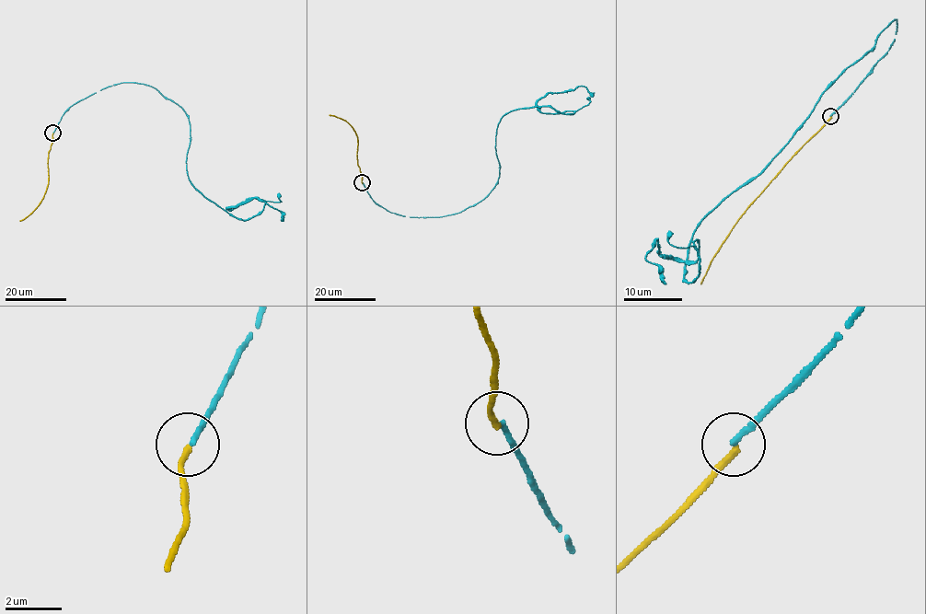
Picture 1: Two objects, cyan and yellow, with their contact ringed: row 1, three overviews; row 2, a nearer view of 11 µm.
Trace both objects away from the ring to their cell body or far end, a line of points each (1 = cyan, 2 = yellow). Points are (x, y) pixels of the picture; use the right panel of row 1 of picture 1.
1: (830, 116), (893, 44), (896, 19), (760, 173), (699, 224), (686, 263), (654, 241), (646, 259), (666, 283)
2: (831, 116), (746, 211), (713, 258), (700, 283)

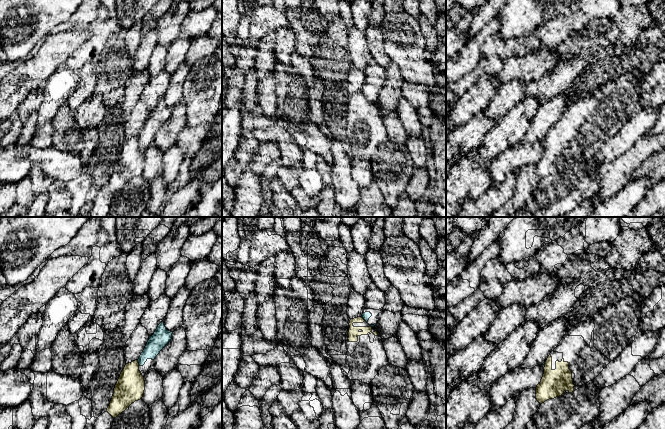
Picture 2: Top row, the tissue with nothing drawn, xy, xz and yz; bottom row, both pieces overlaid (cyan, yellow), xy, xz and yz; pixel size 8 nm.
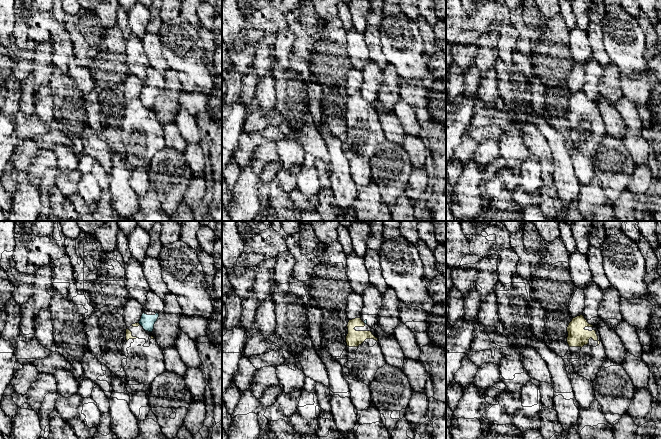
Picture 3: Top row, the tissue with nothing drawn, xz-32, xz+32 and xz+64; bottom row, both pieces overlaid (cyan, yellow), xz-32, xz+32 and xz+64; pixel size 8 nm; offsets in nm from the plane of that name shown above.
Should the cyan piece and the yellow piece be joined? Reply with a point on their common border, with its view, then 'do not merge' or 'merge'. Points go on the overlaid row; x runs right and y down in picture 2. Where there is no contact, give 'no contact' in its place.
xy (138, 362) | do not merge

